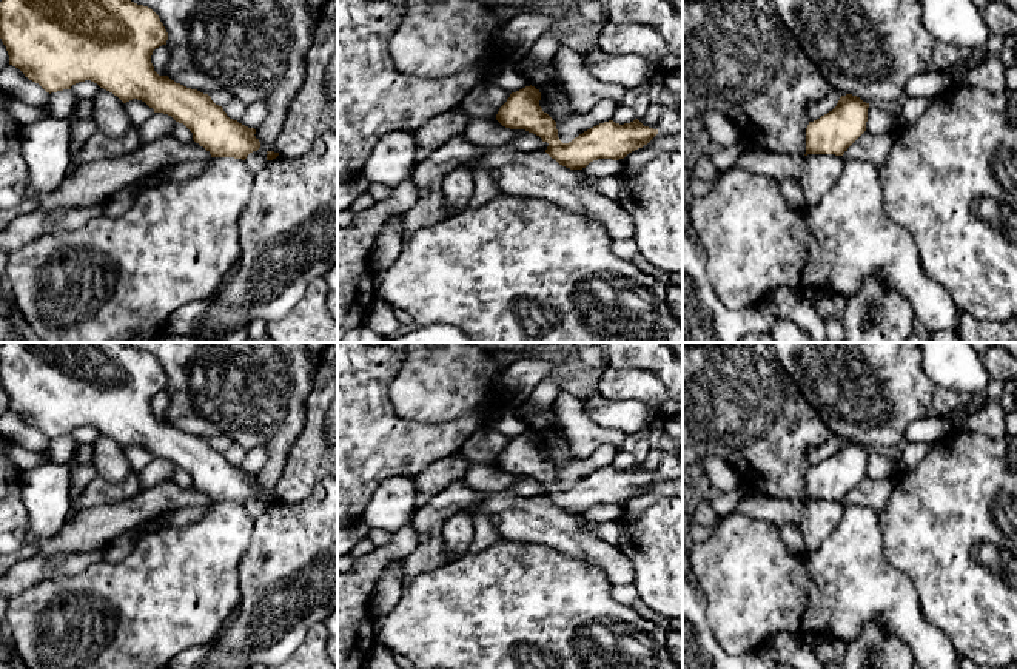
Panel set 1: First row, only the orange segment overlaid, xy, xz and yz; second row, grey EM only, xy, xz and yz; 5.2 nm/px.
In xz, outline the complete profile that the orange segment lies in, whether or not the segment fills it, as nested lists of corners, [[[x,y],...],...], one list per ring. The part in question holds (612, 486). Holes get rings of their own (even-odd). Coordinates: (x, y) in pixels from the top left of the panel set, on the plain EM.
[[[525,432],[512,438],[499,453],[496,466],[510,475],[525,475],[547,487],[545,498],[559,510],[570,515],[582,515],[598,504],[624,504],[629,498],[647,490],[658,475],[644,472],[638,464],[630,469],[613,466],[599,469],[569,489],[558,482],[556,467],[539,452],[541,438],[535,432]]]

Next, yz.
[[[841,441],[837,452],[806,473],[806,499],[843,501],[866,476],[869,449],[860,442]]]

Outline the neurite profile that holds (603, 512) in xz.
[[[598,504],[590,507],[584,516],[590,521],[596,523],[610,523],[610,521],[618,521],[624,515],[624,507],[623,504],[619,506],[612,506],[612,504]]]

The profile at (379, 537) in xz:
[[[371,527],[367,533],[367,538],[374,544],[374,547],[382,547],[390,543],[391,533],[381,527]]]

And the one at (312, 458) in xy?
[[[328,342],[319,356],[304,429],[276,484],[276,496],[285,503],[304,501],[321,478],[337,476],[337,442],[328,444],[325,435],[327,413],[337,398],[337,342]]]

